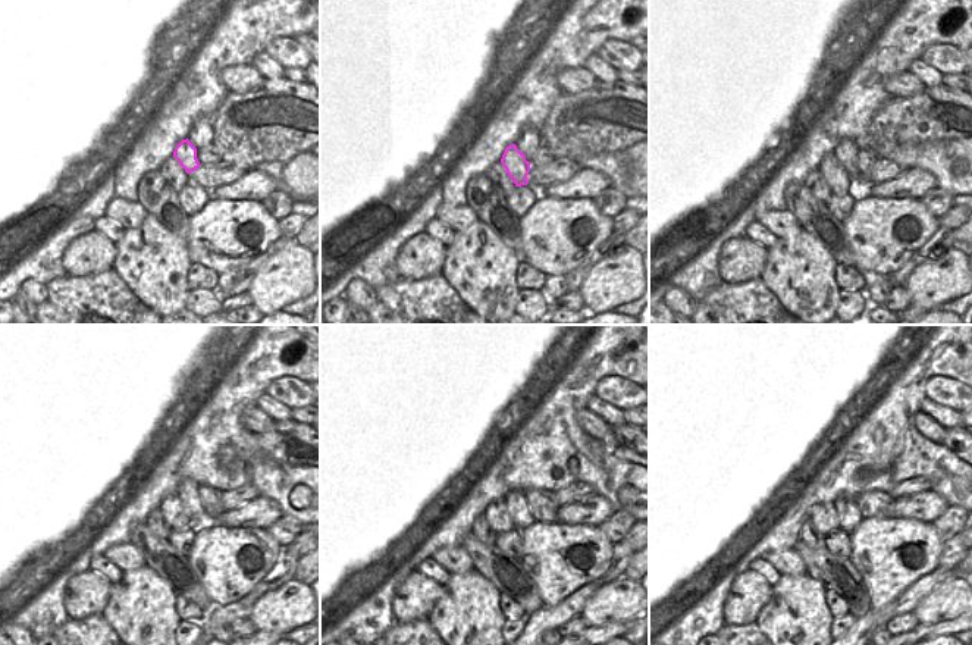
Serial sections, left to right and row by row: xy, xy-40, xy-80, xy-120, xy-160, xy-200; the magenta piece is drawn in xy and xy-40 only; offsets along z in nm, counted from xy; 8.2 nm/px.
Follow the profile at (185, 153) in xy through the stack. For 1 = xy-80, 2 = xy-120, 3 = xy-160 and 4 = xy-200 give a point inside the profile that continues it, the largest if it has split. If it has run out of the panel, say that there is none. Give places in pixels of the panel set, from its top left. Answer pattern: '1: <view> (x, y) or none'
1: xy-80 (836, 177)
2: xy-120 (172, 512)
3: xy-160 (497, 514)
4: xy-200 (824, 519)

